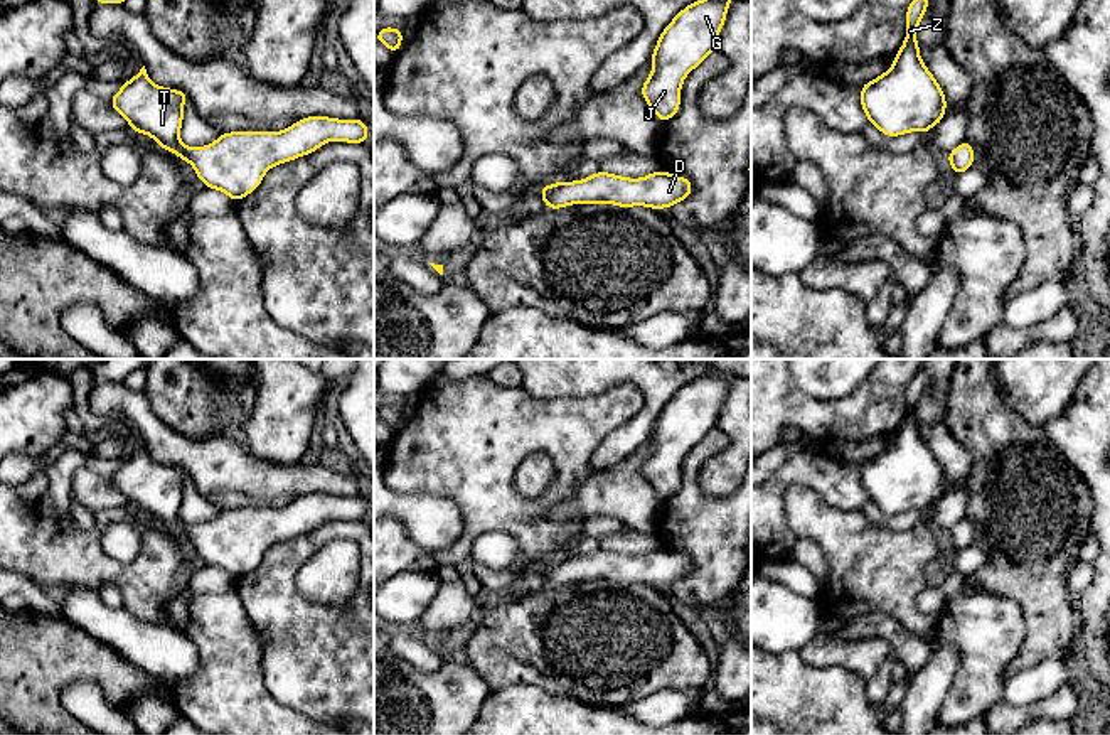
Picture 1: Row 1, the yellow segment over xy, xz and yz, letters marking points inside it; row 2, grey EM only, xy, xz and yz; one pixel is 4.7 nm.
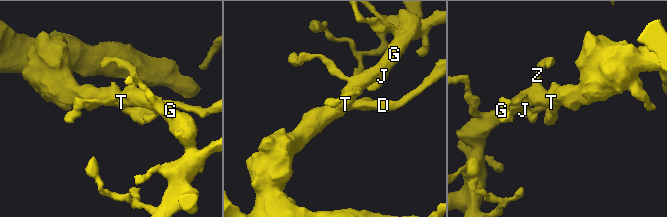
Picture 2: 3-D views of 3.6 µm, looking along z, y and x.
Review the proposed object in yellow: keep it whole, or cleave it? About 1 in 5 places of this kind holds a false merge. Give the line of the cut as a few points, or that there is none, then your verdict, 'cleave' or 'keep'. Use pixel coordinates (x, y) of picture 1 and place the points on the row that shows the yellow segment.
cut none; keep

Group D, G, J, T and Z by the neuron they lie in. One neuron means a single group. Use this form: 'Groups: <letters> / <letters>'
Groups: D G J T Z

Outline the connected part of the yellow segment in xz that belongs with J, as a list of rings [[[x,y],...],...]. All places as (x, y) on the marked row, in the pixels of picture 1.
[[[697,0],[680,10],[657,39],[652,74],[640,94],[662,123],[680,108],[686,76],[712,51],[733,0]]]

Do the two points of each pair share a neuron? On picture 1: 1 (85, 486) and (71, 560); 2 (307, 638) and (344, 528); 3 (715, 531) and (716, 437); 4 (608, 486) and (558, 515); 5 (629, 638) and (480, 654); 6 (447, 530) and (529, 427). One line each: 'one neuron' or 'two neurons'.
1: two neurons
2: one neuron
3: one neuron
4: one neuron
5: one neuron
6: two neurons

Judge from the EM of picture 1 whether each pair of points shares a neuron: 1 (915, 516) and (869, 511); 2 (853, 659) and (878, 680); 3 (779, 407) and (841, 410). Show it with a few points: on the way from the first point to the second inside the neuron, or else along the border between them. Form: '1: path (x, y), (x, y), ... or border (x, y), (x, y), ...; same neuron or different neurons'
1: path (903, 520), (881, 520); same neuron
2: border (890, 653), (868, 680); different neurons
3: path (794, 408), (826, 410); same neuron

